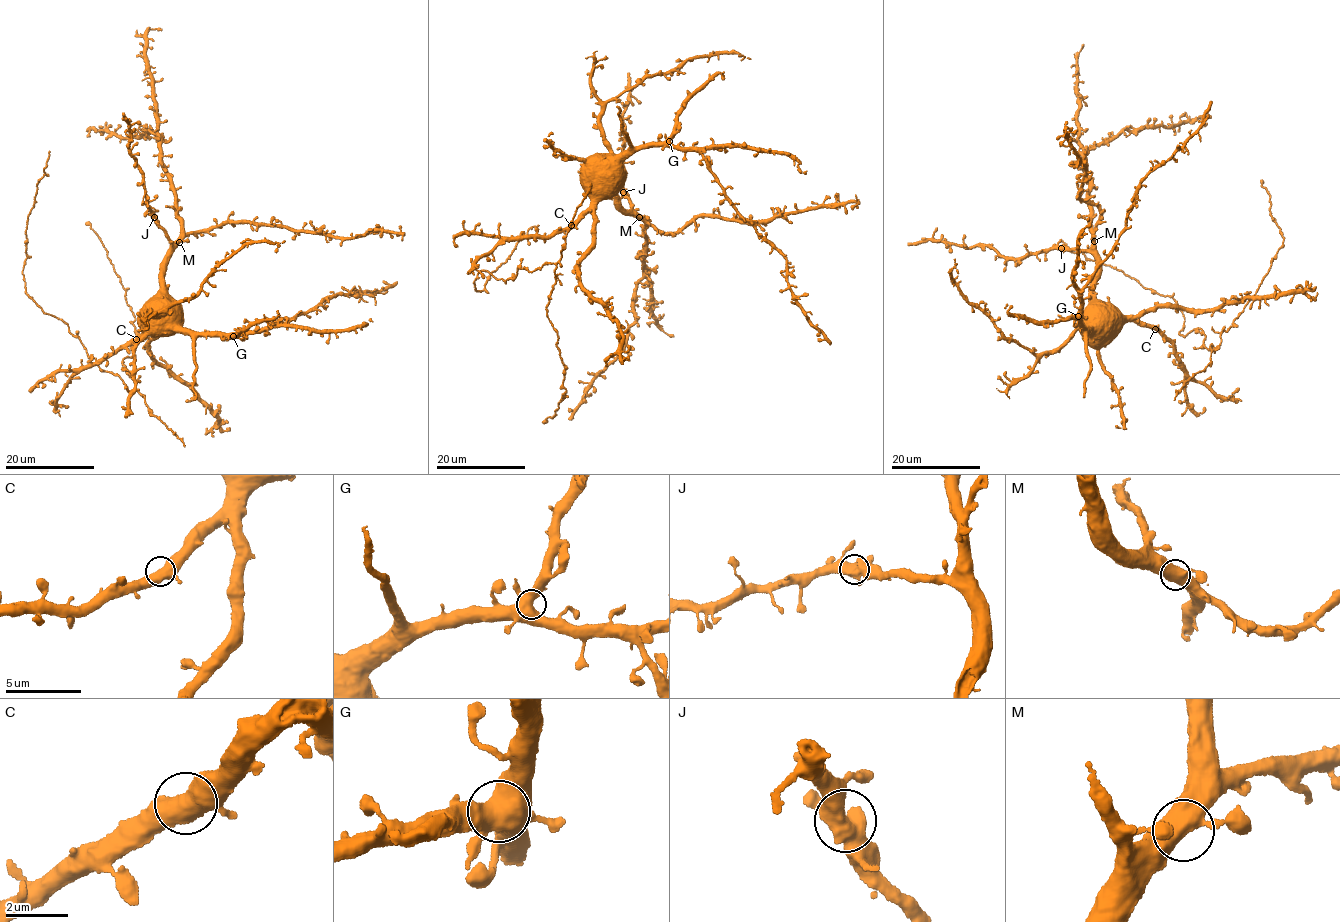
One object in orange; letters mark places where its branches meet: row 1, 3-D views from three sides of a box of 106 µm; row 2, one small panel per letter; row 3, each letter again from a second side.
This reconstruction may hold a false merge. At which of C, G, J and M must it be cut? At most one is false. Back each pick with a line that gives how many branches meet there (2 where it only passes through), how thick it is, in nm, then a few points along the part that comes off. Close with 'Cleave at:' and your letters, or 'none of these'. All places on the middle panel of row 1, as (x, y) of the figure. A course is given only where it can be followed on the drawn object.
Cleave at: none of these

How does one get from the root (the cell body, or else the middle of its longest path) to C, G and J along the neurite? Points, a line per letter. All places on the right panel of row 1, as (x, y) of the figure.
C: (1082, 325), (1130, 320), (1155, 329)
G: (1082, 325), (1079, 328), (1088, 330), (1078, 316)
J: (1082, 325), (1081, 319), (1091, 300), (1095, 258), (1088, 252), (1061, 248)

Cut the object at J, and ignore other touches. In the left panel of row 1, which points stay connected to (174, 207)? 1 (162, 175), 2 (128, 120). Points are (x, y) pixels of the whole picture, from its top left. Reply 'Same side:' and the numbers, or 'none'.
Same side: 1

